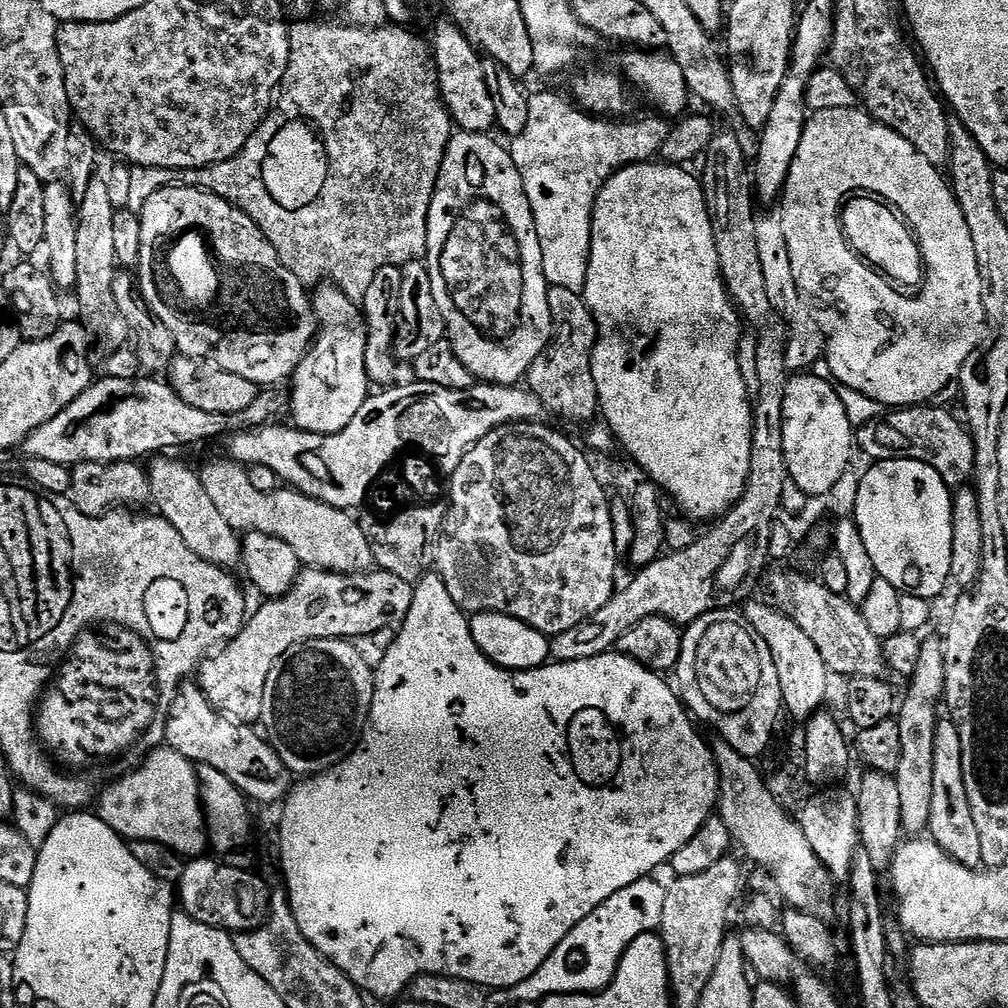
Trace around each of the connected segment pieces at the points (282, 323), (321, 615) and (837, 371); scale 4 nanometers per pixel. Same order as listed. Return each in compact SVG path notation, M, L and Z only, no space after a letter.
M173 186L158 190L144 207L139 209L138 215L142 222L142 254L138 269L140 293L150 310L154 310L154 314L158 314L158 318L162 318L162 322L166 322L166 326L174 334L179 355L193 356L196 360L205 361L230 374L239 374L241 378L246 378L257 386L280 386L291 378L318 335L316 311L312 308L309 289L280 261L274 246L264 237L259 226L245 212L241 212L222 197L215 196L213 192L206 192L203 188L191 186Z
M304 568L290 591L284 596L264 602L253 616L251 613L245 619L243 630L233 640L229 640L211 658L205 659L198 669L198 683L204 691L205 698L216 707L217 712L241 724L255 725L264 715L266 682L270 678L270 670L277 668L289 653L307 644L309 640L356 638L352 636L371 638L378 630L396 628L403 624L406 614L410 614L413 602L413 581L398 578L398 574L369 570L347 576L341 572L327 572L321 568Z
M859 107L842 110L822 110L809 115L808 124L802 134L798 154L794 154L794 166L786 178L782 197L782 224L785 226L786 243L790 252L790 265L801 294L805 310L809 311L821 327L826 341L826 363L831 379L837 385L858 390L866 398L874 398L881 406L907 408L924 406L932 400L948 383L960 375L962 366L970 354L980 347L986 335L984 307L982 306L982 274L978 270L978 258L974 255L974 238L970 238L970 226L962 214L962 206L952 193L952 185L945 173L930 162L923 154L918 154L902 134L890 130L882 122Z

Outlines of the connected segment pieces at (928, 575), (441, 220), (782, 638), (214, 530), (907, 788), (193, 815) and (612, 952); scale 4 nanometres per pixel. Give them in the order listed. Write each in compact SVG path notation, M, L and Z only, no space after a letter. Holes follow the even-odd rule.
M882 460L871 465L872 469L860 480L860 485L856 488L856 513L854 519L858 530L862 530L862 542L866 545L866 551L870 553L870 558L874 562L874 570L877 577L890 586L894 586L901 594L914 594L918 598L926 598L935 601L936 596L944 592L944 583L949 583L952 571L950 570L950 550L954 542L954 522L952 521L952 498L953 493L948 487L948 483L929 464L914 462L913 460Z
M457 131L453 135L448 149L444 155L444 161L438 174L438 182L434 190L434 198L430 202L430 214L428 215L428 255L426 263L432 273L434 299L442 310L447 328L446 339L452 343L454 354L462 358L462 366L470 370L470 374L477 381L485 384L506 384L516 386L527 377L530 366L546 350L552 342L552 315L550 314L550 302L548 301L548 279L542 270L542 246L538 242L538 230L534 222L534 214L530 210L530 198L526 198L526 190L522 186L522 174L518 174L518 166L514 166L514 158L507 147L504 148L492 136L485 133L472 133Z
M753 598L743 605L742 615L745 622L758 633L770 646L774 666L778 666L778 682L782 686L783 711L794 719L806 722L825 707L824 699L828 696L830 673L818 646L813 639L802 631L802 626L794 622L787 611L767 604L761 598Z
M160 454L147 465L148 484L152 488L152 500L157 504L159 515L168 520L178 534L182 534L182 542L198 554L208 564L216 564L225 570L232 570L242 560L241 537L222 518L220 511L214 507L210 494L206 494L206 486L202 486L200 473L194 467L183 464L180 460L171 460L171 455Z
M925 639L921 646L921 657L917 669L910 677L912 685L908 697L903 697L898 708L898 723L902 734L902 762L898 762L894 777L898 784L899 799L902 801L901 822L903 831L920 834L928 828L930 810L934 798L934 748L935 730L938 721L936 707L944 700L946 670L944 645L939 639ZM922 831L923 832L920 832Z
M161 746L155 750L149 751L147 753L148 761L145 764L141 763L139 766L135 768L133 772L129 772L127 774L122 775L121 780L116 780L107 785L100 792L98 797L98 815L102 822L106 822L106 826L110 826L114 829L118 835L124 837L125 841L131 842L134 840L149 840L150 842L158 842L162 846L166 846L167 848L171 848L173 852L180 853L181 857L184 858L195 858L199 857L201 853L207 849L210 844L210 836L206 831L206 817L204 814L204 805L200 798L200 778L197 772L197 769L194 767L191 760L187 760L186 758L182 758L182 754L178 754L177 752L173 752L171 748L167 746Z
M645 878L618 890L618 894L614 894L606 902L602 902L602 906L598 906L598 910L594 910L594 914L586 914L586 918L582 918L582 922L578 922L578 926L574 926L574 930L570 930L570 934L566 934L566 938L556 947L554 954L550 958L546 958L546 962L539 970L530 974L530 978L526 978L526 982L522 982L510 990L510 996L513 996L520 1004L536 1006L548 996L603 992L616 977L616 972L620 968L620 960L634 942L634 938L647 932L656 932L659 929L662 912L666 910L667 894L668 888L660 885L656 878Z

